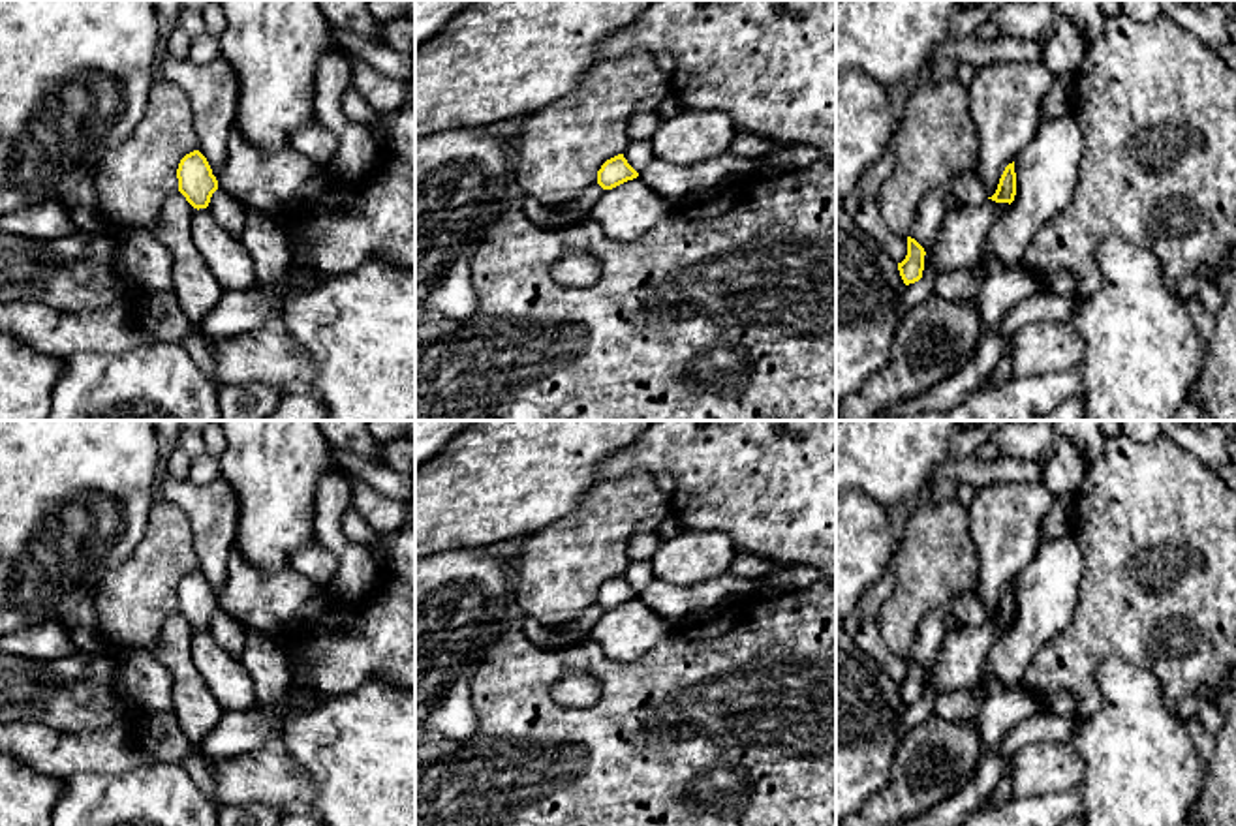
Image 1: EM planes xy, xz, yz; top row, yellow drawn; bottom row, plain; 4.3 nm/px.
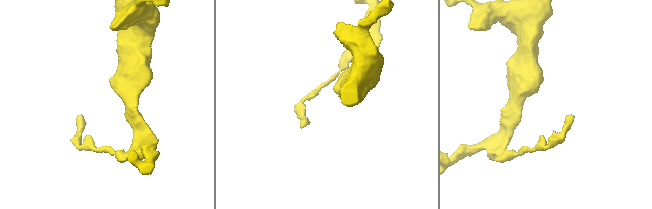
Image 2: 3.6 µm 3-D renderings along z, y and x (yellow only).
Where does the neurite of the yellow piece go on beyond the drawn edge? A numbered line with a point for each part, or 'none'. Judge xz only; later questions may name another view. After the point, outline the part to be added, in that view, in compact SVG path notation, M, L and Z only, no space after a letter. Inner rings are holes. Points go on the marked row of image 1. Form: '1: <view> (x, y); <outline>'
none

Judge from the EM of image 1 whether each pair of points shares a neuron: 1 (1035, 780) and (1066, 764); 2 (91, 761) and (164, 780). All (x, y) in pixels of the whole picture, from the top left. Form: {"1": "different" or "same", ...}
{"1": "same", "2": "different"}

